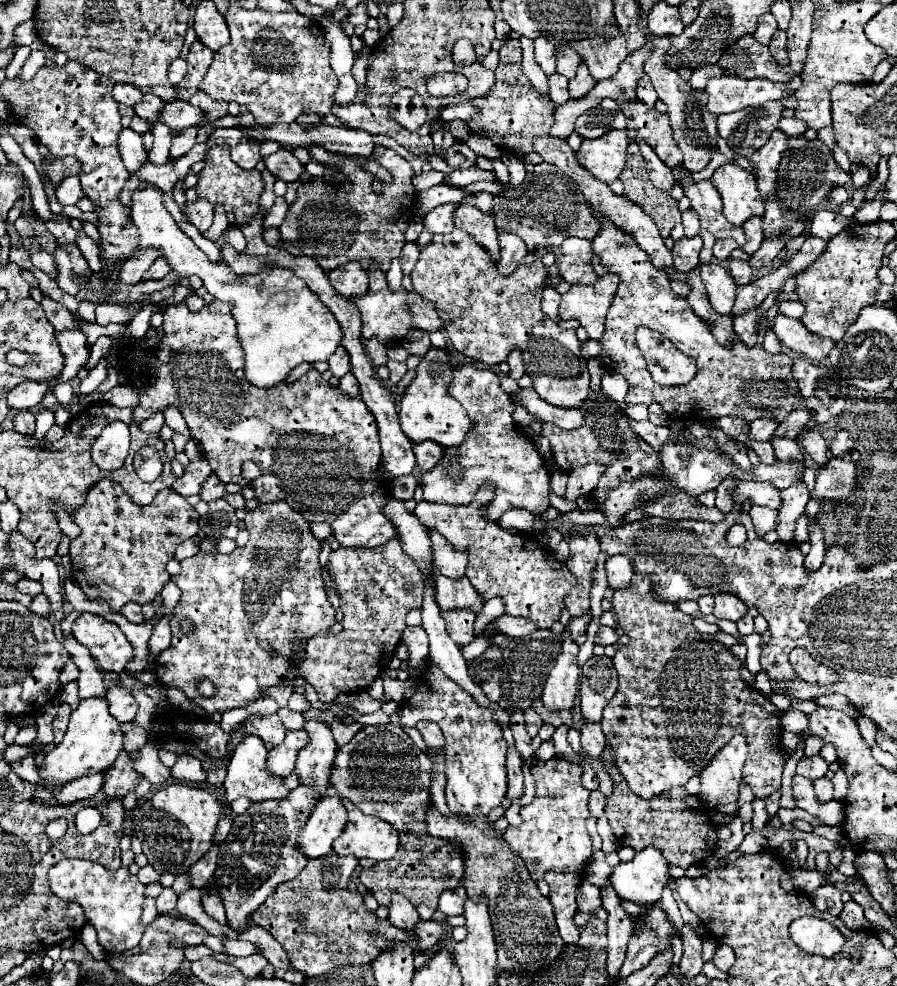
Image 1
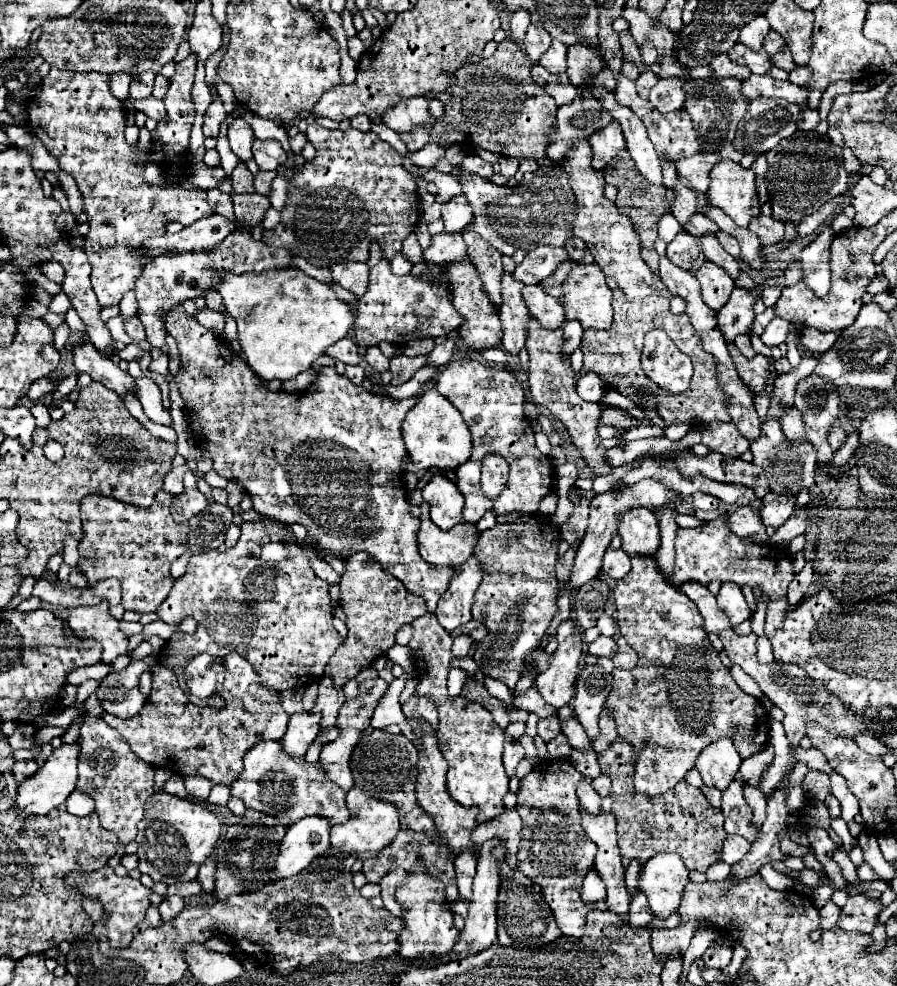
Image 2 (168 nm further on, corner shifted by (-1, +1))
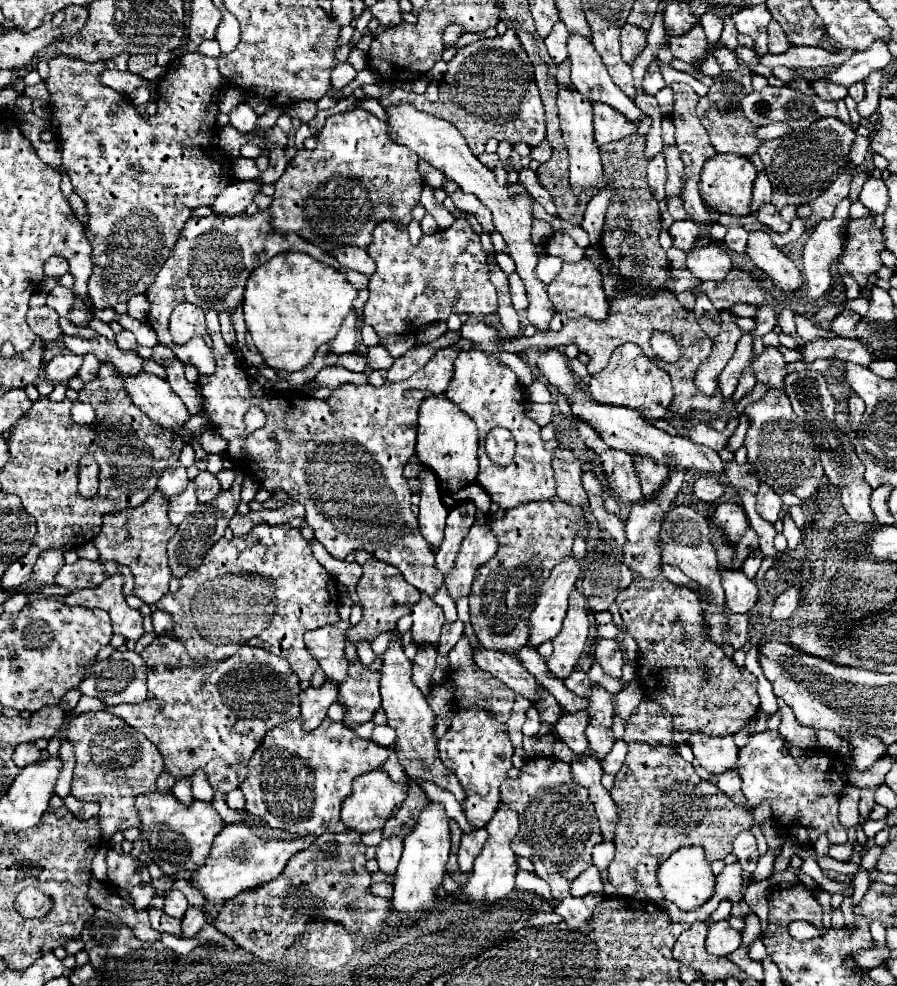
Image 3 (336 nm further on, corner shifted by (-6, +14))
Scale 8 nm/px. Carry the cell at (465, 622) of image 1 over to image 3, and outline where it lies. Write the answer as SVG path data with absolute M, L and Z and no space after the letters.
M488 520L476 522L468 532L468 538L464 538L456 564L452 566L452 570L444 580L444 586L452 600L470 594L476 568L486 564L496 554L496 550L498 550L498 542L492 530L488 528Z

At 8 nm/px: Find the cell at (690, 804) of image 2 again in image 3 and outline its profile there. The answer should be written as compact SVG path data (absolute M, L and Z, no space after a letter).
M646 698L638 704L632 716L626 720L624 732L628 744L628 756L620 772L614 776L612 798L620 802L620 834L616 834L616 854L612 864L608 866L608 880L616 886L618 894L634 894L638 890L646 892L646 896L654 902L662 900L658 882L656 882L656 866L668 858L676 848L682 846L700 846L706 852L708 862L724 860L728 852L732 852L732 842L736 832L752 826L752 818L746 806L734 804L718 786L708 780L702 780L694 766L680 756L666 756L666 746L672 746L672 716L666 710L660 710L654 702Z

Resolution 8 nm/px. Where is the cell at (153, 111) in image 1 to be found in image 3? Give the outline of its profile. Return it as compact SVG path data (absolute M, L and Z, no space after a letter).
M130 56L128 60L128 70L134 74L140 74L156 64L156 56Z

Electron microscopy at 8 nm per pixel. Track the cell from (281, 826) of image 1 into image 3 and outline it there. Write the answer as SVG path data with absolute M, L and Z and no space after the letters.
M356 662L348 670L348 678L340 684L338 702L344 706L346 728L360 726L372 720L374 712L380 708L380 672L370 670Z

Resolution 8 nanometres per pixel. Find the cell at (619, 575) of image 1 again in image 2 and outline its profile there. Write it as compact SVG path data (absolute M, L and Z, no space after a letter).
M607 549L605 557L603 557L603 571L611 577L611 579L623 579L629 571L631 571L631 563L629 563L629 555L623 549Z

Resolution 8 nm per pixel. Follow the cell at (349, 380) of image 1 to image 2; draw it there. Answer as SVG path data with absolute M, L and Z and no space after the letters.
M347 365L345 367L345 377L353 383L353 385L361 385L365 379L365 371L361 365Z

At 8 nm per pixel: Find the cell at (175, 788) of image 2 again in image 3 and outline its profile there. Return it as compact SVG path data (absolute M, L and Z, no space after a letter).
M180 778L180 780L176 780L176 784L172 786L172 792L174 792L174 796L176 796L180 802L184 802L184 804L190 804L190 802L194 800L190 782L192 782L190 778Z

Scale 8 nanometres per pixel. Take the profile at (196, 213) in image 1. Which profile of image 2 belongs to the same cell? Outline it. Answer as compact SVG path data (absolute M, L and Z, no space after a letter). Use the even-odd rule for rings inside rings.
M189 55L185 61L177 63L175 75L169 79L169 91L167 91L167 115L163 121L157 125L163 125L163 135L157 133L157 129L151 133L151 147L147 151L141 151L139 147L127 145L123 131L125 131L125 115L123 115L123 105L119 99L115 99L109 91L109 75L105 73L73 73L73 71L61 71L61 69L51 69L49 75L41 83L41 91L29 99L29 129L41 139L45 149L59 161L61 169L73 175L81 199L83 199L83 211L89 217L89 233L85 235L85 253L89 255L89 263L93 265L91 273L91 285L97 295L97 301L101 307L109 305L119 305L121 297L135 289L135 281L141 275L143 265L139 263L139 251L143 251L143 243L149 237L163 235L167 223L179 221L181 225L191 225L203 217L209 217L213 209L207 203L207 191L193 187L193 183L187 179L187 175L179 177L165 177L163 185L153 185L147 183L143 173L137 173L135 165L147 165L147 163L157 163L165 171L179 163L183 153L189 149L189 131L193 127L193 101L191 101L191 87L193 87L193 77L195 77L195 63L197 57ZM129 247L135 249L137 257L121 257L121 249Z

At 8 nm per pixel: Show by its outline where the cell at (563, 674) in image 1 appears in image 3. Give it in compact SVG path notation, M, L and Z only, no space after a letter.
M572 590L562 630L554 638L554 652L546 660L550 672L556 674L558 678L568 678L576 662L584 654L588 636L590 636L588 602L578 590Z

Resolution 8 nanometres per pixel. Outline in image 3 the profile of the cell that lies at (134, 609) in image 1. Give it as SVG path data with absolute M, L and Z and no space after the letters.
M78 560L74 564L62 566L62 570L56 574L56 584L68 592L74 592L76 588L96 588L106 578L120 574L118 562L92 562L92 560Z

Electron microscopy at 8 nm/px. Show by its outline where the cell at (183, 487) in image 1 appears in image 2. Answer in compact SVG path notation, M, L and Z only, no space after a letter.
M181 465L181 467L173 467L169 473L167 473L167 479L163 481L163 491L171 493L171 495L179 495L181 493L181 487L183 487L183 475L187 473L187 465Z

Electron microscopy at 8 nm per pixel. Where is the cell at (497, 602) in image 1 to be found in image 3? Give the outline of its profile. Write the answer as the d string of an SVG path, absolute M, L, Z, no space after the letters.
M462 634L458 644L448 652L448 658L450 658L450 680L454 686L454 700L456 700L454 706L468 708L468 706L476 704L476 706L482 706L484 710L500 714L500 722L508 722L516 694L512 694L512 690L508 690L508 686L504 686L504 682L492 678L486 670L480 670L480 666L476 666L474 650L472 650L466 634Z

